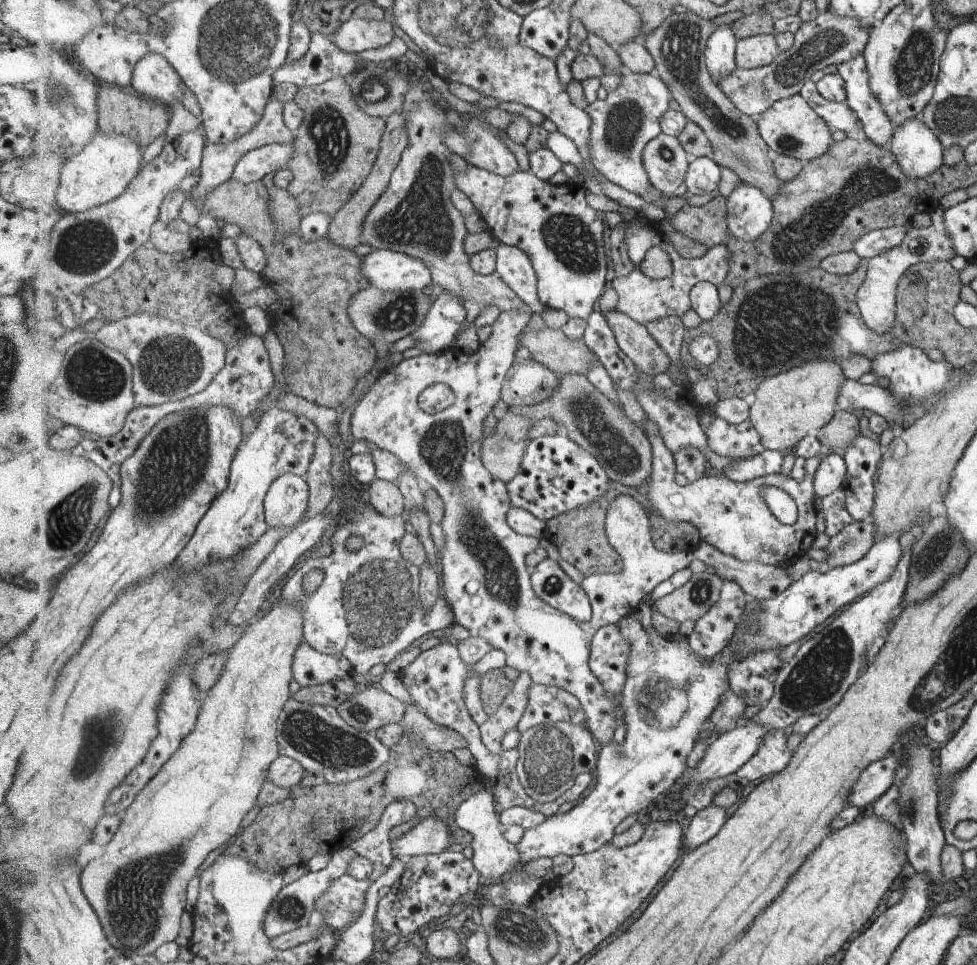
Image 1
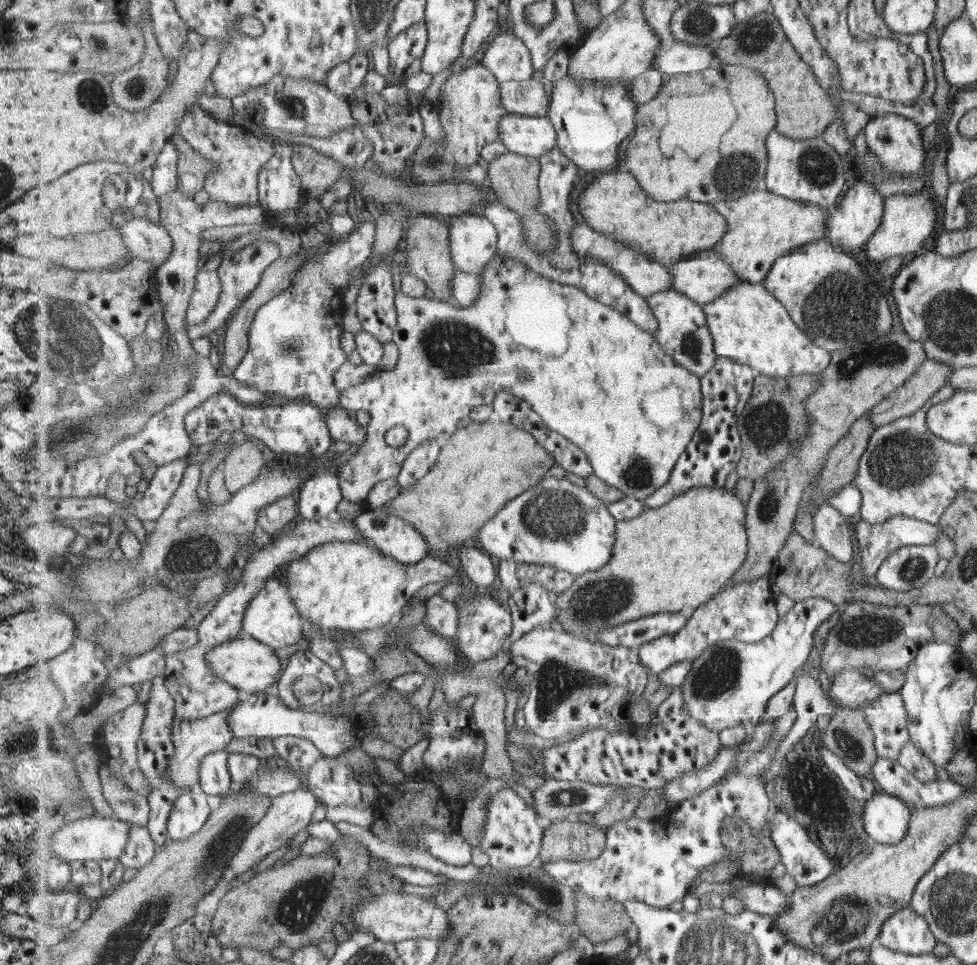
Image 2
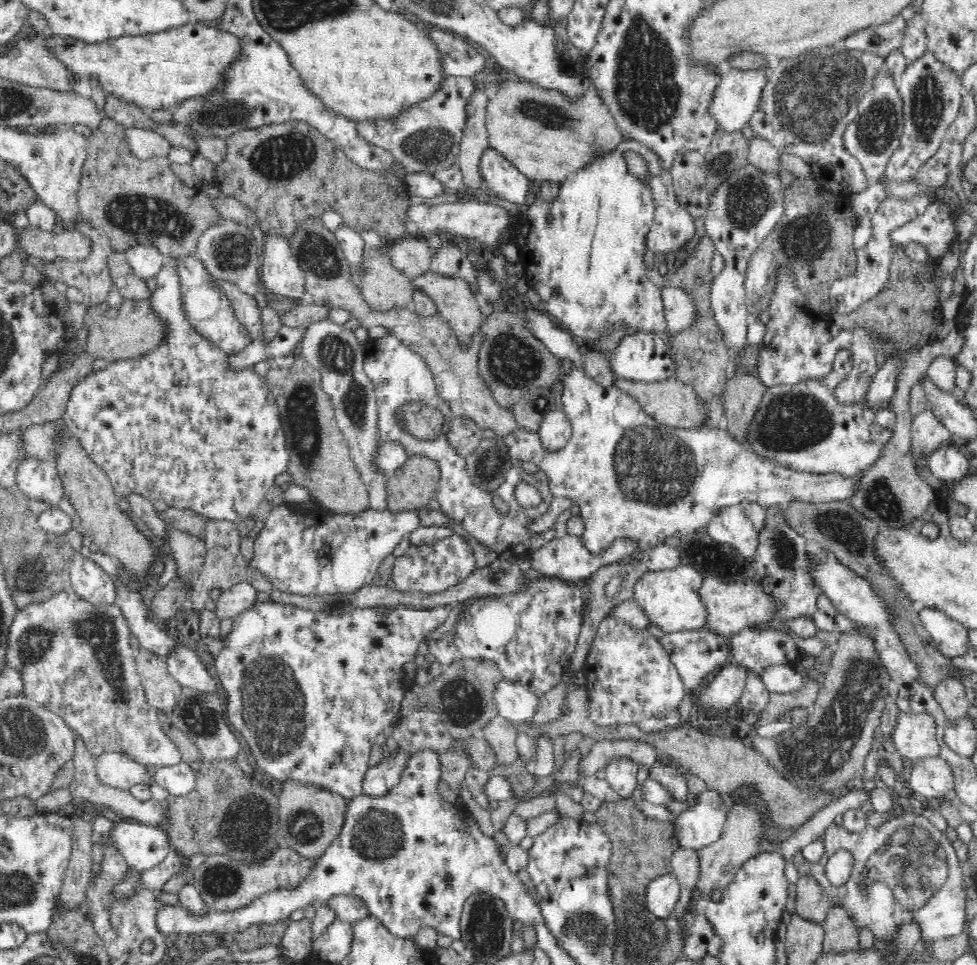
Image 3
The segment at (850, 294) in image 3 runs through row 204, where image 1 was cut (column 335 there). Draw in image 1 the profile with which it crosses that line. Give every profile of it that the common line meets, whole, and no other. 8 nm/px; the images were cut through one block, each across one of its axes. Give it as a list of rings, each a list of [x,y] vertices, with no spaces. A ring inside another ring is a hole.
[[[347,873],[337,879],[329,892],[317,902],[316,911],[339,932],[351,927],[365,906],[365,894],[373,880],[357,880]]]

